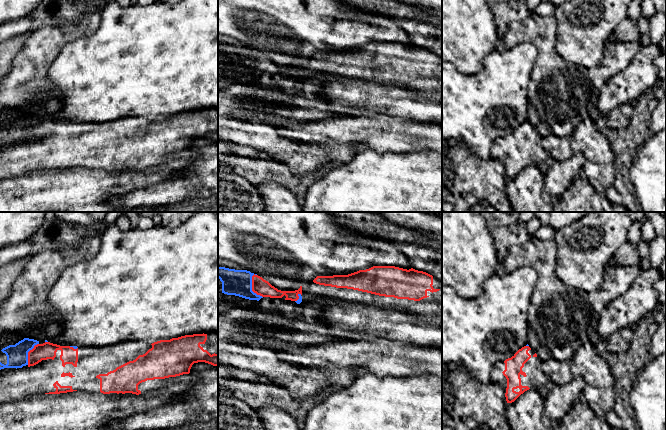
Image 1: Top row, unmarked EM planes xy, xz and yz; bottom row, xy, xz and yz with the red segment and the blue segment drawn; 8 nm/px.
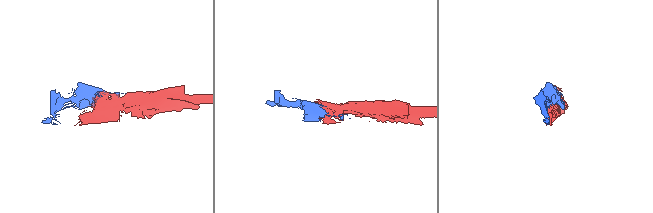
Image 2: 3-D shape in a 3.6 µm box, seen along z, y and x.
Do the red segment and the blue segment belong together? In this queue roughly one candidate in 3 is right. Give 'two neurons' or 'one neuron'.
one neuron

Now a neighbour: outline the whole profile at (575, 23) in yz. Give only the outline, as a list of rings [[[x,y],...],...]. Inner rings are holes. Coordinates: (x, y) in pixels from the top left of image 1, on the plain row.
[[[570,0],[557,5],[554,16],[557,21],[557,50],[569,63],[585,68],[601,66],[604,60],[604,44],[618,24],[628,17],[631,0]]]

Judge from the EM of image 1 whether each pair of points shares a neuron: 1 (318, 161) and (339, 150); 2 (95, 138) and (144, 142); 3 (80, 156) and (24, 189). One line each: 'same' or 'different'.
1: same
2: same
3: different

